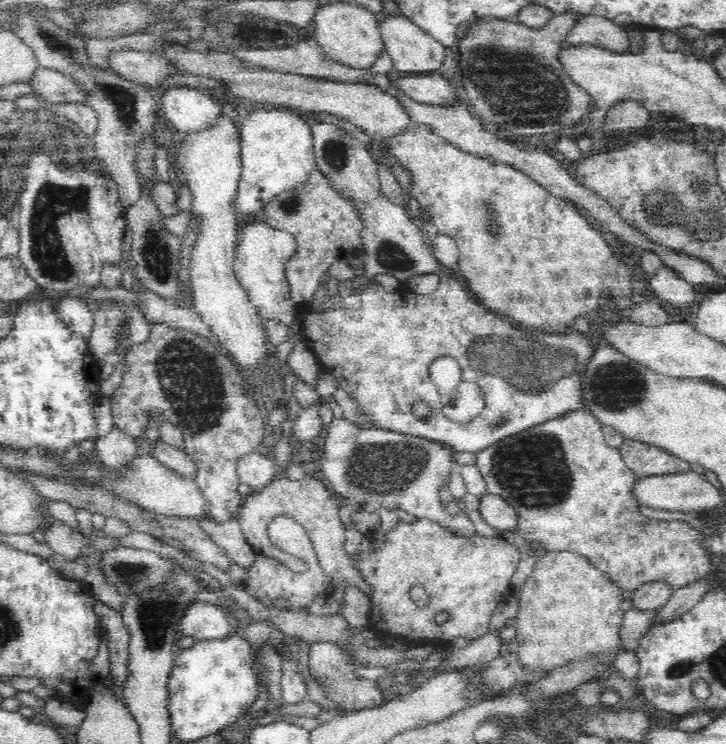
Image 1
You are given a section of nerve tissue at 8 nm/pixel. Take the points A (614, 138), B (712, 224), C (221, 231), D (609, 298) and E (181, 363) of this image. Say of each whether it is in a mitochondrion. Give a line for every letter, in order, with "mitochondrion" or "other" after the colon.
A: other
B: mitochondrion
C: other
D: other
E: mitochondrion

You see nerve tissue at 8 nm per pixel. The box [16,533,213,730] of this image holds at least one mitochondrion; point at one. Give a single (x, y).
(157, 611)

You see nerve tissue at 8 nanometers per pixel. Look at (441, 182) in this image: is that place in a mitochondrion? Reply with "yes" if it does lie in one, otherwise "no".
no

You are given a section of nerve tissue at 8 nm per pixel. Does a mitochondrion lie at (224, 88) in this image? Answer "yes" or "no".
no

